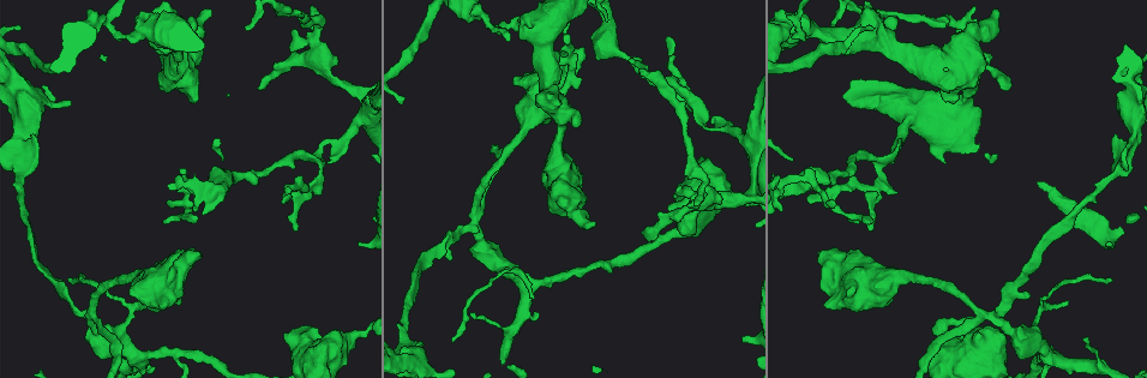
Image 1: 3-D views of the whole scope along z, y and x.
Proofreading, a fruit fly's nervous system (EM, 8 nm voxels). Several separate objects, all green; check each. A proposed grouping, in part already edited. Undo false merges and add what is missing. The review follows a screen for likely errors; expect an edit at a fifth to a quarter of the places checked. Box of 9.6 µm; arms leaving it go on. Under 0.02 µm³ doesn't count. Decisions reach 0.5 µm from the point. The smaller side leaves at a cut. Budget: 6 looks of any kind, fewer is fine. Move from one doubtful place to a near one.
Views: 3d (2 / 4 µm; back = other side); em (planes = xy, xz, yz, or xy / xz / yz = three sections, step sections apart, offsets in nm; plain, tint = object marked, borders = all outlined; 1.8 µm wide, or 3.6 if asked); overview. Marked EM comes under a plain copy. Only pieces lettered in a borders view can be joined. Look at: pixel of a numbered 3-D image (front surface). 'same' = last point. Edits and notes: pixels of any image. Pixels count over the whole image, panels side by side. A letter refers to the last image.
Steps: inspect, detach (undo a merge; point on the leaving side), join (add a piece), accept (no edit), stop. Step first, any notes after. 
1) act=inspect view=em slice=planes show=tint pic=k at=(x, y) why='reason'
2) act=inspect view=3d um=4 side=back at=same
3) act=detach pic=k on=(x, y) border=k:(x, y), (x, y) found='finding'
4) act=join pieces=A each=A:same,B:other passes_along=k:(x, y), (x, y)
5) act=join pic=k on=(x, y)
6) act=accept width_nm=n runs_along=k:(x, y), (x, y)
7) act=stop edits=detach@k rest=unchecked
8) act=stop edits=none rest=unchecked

act=inspect view=em slice=yz step=4 show=tint pic=1 at=(956, 21) why='sharp bend'

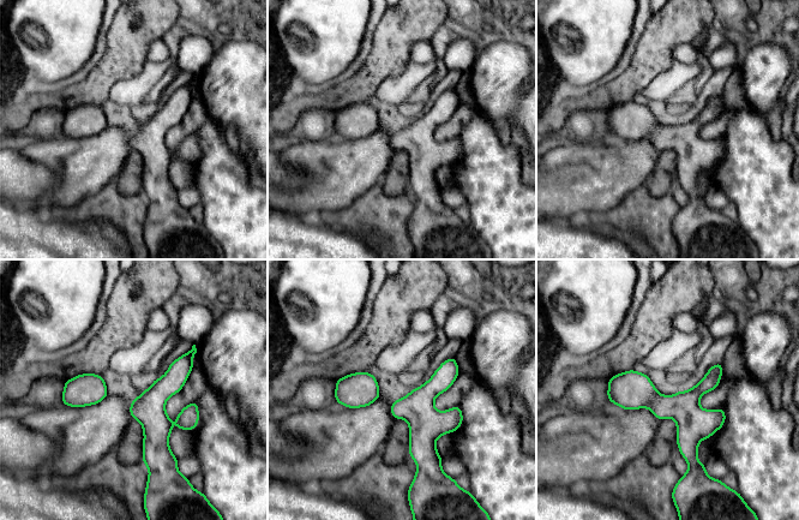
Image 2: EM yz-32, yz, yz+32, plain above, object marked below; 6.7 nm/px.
act=inspect view=em slice=planes show=borders at=same

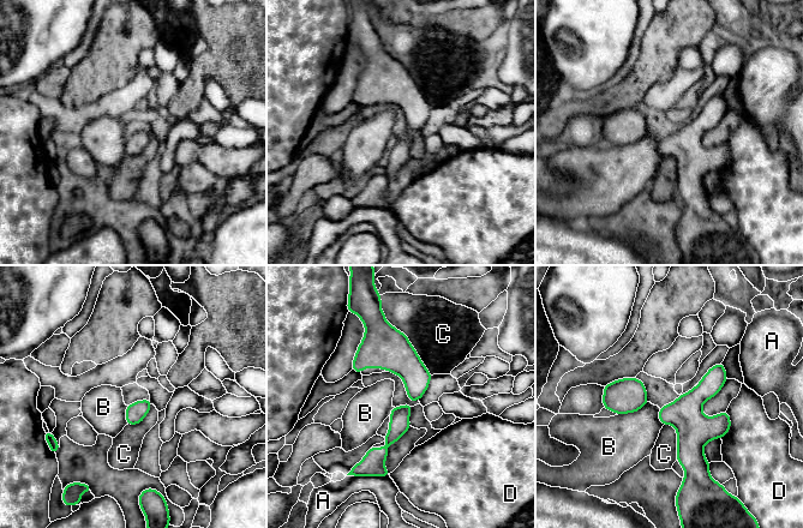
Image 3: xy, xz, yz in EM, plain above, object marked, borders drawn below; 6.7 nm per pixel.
act=accept longest_contact=C:500nm each=A:other,B:other,C:other,D:other runs_along=3:(720, 367), (690, 403), (688, 469) found='all the same neuron'

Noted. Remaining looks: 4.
act=inspect view=3d um=2 pic=1 at=(743, 338) why='free end'

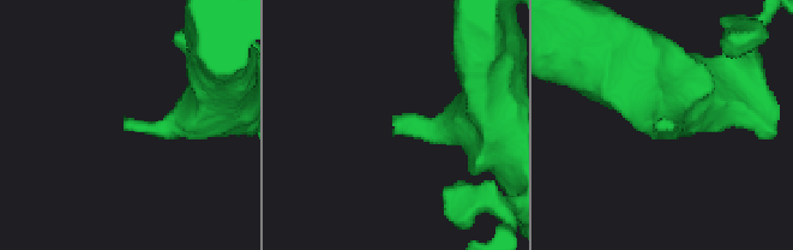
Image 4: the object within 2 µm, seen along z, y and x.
act=inspect view=em slice=planes show=tint pic=4 at=(656, 122) why='now the EM'

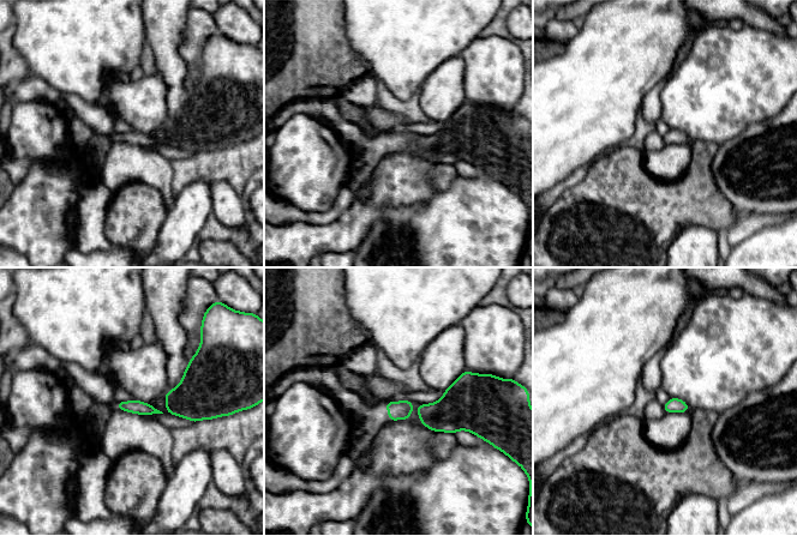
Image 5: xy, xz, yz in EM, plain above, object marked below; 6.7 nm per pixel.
act=inspect view=em slice=planes show=borders at=same why='see the neighbours'

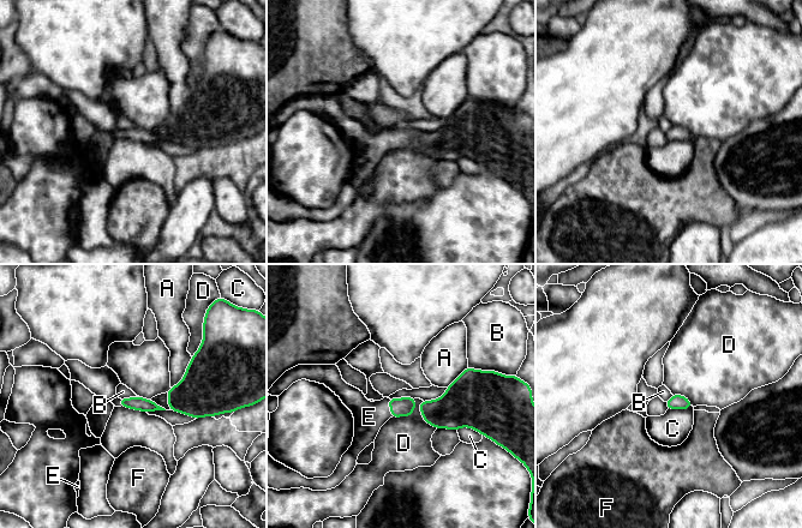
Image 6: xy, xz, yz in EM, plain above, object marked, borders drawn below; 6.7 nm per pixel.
act=join pieces=E each=A:other,B:other,C:other,D:other,E:same,F:other passes_along=6:(400, 407), (390, 408), (369, 416) found='the neuron continues'

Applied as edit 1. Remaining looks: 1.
act=stop edits=join@6 rest=unchecked

